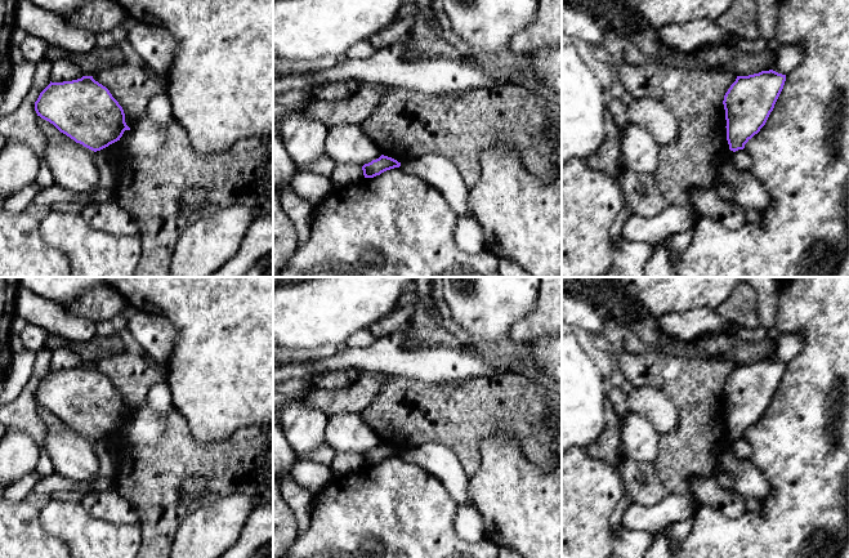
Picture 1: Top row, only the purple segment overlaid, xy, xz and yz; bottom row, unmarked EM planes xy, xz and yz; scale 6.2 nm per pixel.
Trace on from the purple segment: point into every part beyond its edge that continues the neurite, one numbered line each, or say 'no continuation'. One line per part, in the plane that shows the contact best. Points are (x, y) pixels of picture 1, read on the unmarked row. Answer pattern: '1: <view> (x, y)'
no continuation

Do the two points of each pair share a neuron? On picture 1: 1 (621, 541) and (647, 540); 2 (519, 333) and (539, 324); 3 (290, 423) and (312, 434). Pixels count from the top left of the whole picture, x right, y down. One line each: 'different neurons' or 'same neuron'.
1: same neuron
2: same neuron
3: same neuron

